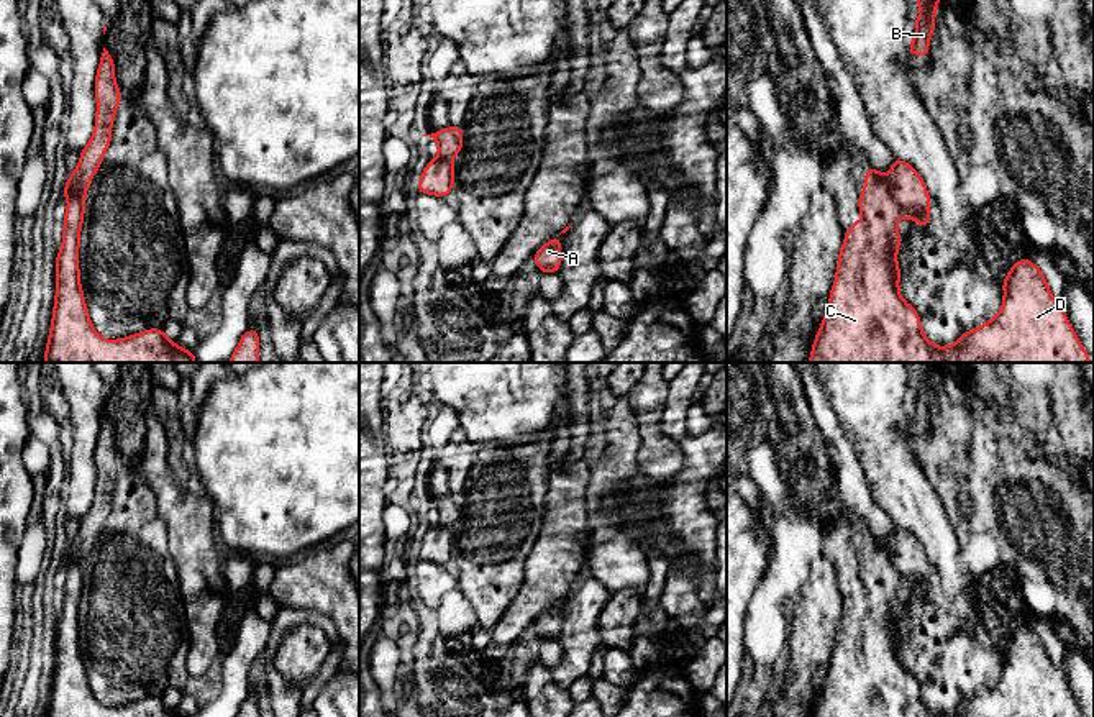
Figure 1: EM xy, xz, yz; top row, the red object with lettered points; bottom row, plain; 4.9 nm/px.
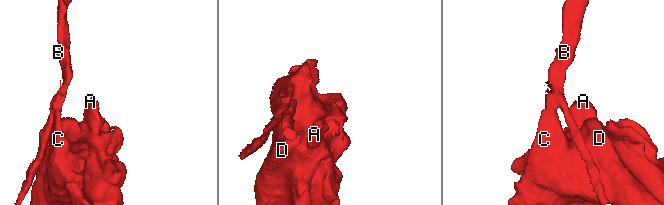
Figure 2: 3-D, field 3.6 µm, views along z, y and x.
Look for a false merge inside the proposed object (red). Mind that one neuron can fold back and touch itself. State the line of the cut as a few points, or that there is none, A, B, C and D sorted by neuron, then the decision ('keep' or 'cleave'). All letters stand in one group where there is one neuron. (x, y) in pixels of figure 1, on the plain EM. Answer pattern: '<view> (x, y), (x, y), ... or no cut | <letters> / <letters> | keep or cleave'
yz (886, 545), (889, 561), (904, 583) | A C D / B | cleave

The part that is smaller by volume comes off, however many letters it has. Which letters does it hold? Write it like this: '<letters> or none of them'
B

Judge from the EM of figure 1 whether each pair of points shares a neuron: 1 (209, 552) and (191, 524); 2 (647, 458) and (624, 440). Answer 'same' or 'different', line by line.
1: same
2: different

